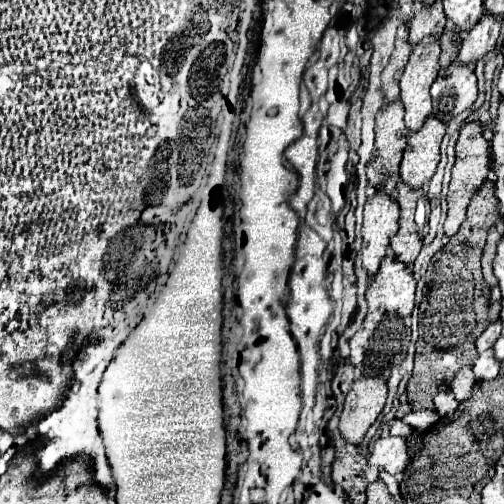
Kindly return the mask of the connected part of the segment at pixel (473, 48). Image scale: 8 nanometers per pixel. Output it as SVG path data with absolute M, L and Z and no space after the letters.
M484 14L480 22L470 30L470 34L462 40L458 60L462 64L476 64L496 48L498 34L500 34L500 18Z

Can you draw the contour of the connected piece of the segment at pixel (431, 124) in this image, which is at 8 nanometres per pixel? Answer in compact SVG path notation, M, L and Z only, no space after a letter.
M428 118L418 132L412 132L404 158L400 164L400 178L412 188L424 188L436 172L440 162L440 142L444 138L446 124Z

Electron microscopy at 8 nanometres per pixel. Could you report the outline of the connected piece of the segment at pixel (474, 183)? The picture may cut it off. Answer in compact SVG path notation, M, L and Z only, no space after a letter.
M468 122L458 136L458 144L456 144L456 164L452 168L452 180L450 180L450 190L448 190L448 216L444 222L444 232L446 236L452 236L454 232L458 232L460 224L466 218L466 206L470 202L470 198L478 192L478 186L482 186L482 182L486 182L488 172L492 170L490 166L490 142L482 136L482 126L478 122Z

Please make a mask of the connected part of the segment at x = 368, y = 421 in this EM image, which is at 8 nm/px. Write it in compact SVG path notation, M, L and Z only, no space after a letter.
M358 378L346 396L340 434L348 444L360 444L386 404L386 384L380 378Z

